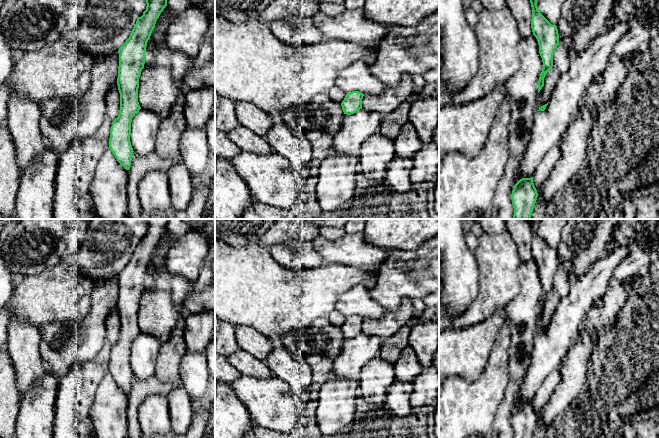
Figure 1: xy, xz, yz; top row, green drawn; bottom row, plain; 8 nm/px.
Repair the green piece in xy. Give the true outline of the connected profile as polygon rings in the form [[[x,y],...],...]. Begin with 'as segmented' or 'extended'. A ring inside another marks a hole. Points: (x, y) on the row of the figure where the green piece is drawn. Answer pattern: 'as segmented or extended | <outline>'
as segmented | [[[146,0],[146,10],[137,18],[129,38],[119,48],[117,85],[120,110],[112,122],[109,149],[126,169],[131,166],[133,148],[130,142],[132,118],[141,109],[138,102],[139,78],[146,61],[147,42],[167,0]]]

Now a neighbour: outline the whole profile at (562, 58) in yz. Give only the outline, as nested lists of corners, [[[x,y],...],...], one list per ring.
[[[559,35],[559,45],[553,55],[553,67],[547,72],[544,78],[544,86],[536,97],[535,111],[538,111],[541,106],[550,101],[560,75],[569,69],[572,59],[570,46],[571,39]]]

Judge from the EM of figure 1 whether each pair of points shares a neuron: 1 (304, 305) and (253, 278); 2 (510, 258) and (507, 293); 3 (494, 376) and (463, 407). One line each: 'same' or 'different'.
1: same
2: same
3: same

